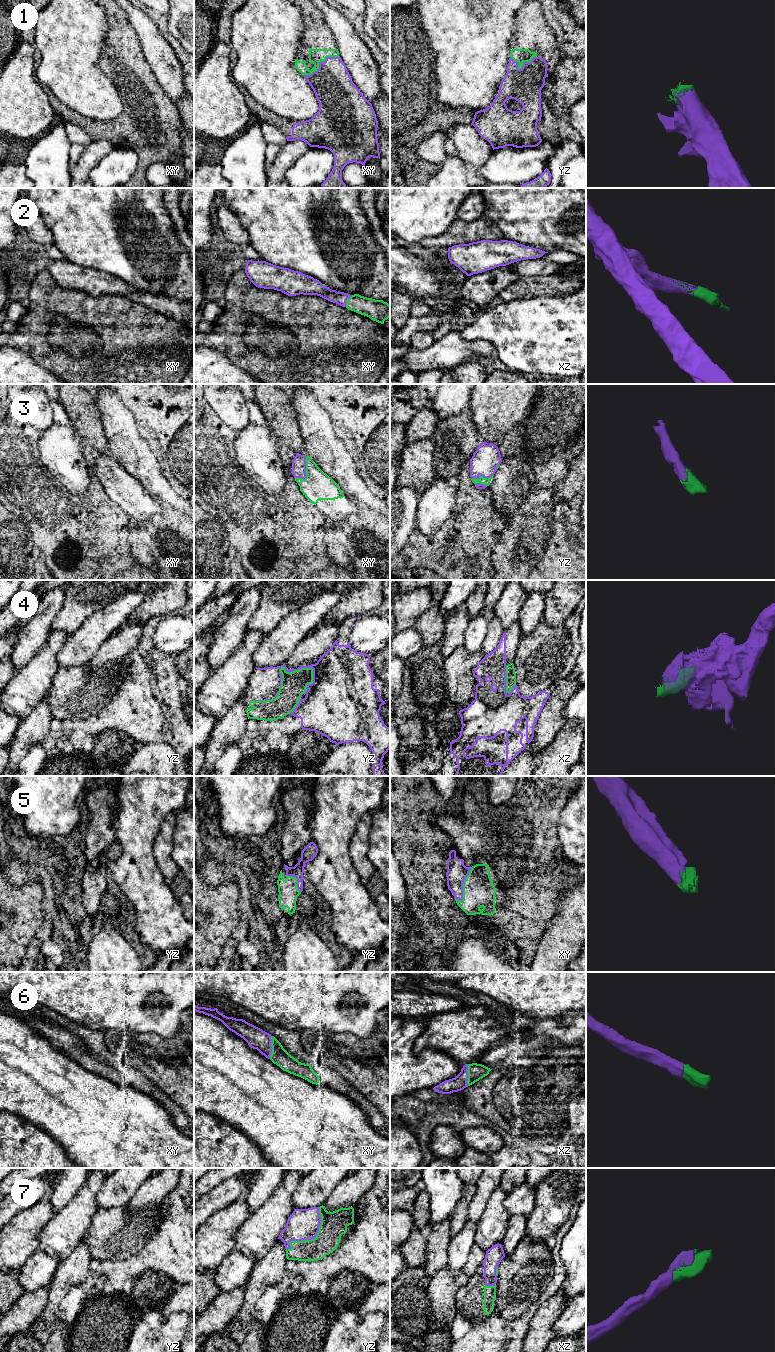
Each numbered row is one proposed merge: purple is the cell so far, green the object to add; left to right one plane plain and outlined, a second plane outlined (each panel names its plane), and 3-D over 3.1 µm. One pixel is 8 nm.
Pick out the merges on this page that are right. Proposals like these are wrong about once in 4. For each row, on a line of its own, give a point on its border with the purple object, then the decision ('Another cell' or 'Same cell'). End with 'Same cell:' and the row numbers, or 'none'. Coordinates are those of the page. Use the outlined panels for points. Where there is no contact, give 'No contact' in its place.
1: Touches purple at xy (319, 63). Same cell
2: Touches purple at xy (346, 299). Same cell
3: Touches purple at xy (305, 471). Same cell
4: Touches purple at yz (286, 670). Another cell
5: Touches purple at xy (462, 885). Same cell
6: Touches purple at xy (271, 1047). Same cell
7: Touches purple at yz (307, 1239). Same cell
Same cell: 1, 2, 3, 5, 6, 7

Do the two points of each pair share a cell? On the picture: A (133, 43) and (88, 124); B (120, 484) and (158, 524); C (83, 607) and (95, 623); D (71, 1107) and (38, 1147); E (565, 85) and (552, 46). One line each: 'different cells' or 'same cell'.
A: same cell
B: same cell
C: different cells
D: different cells
E: different cells

